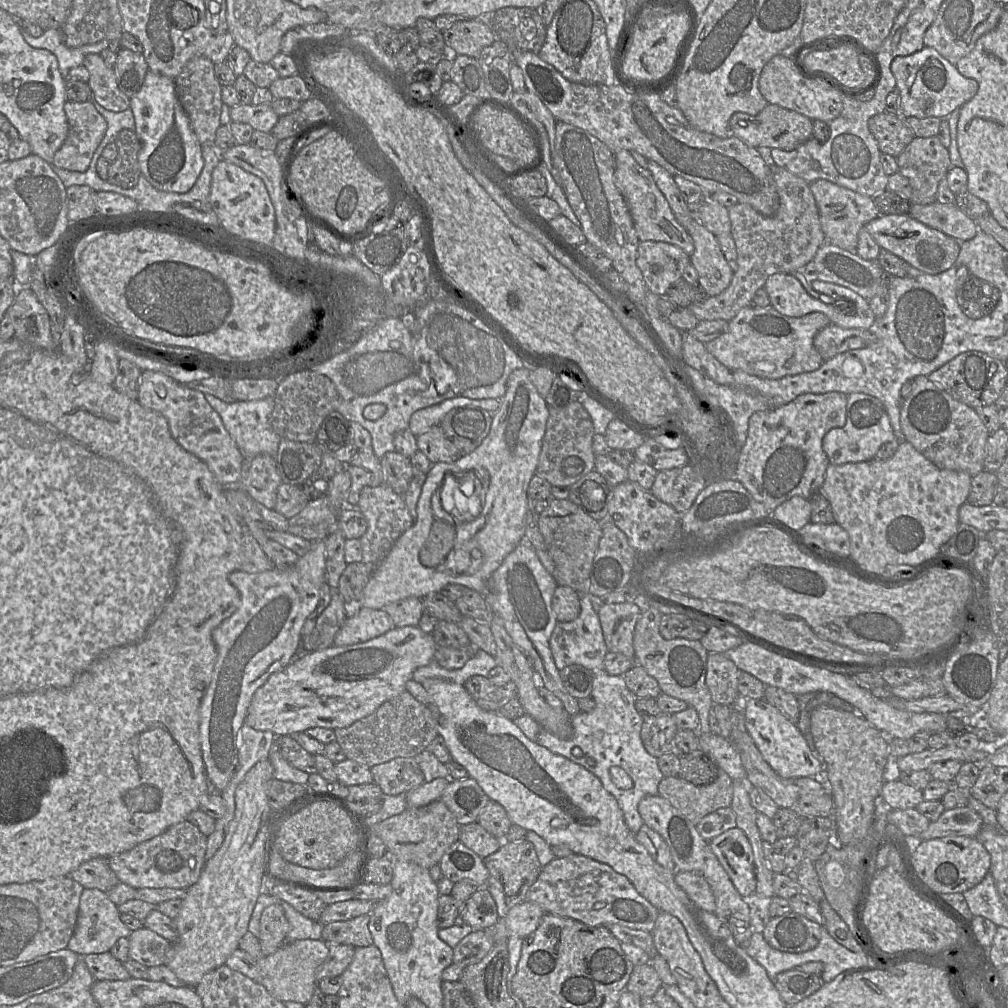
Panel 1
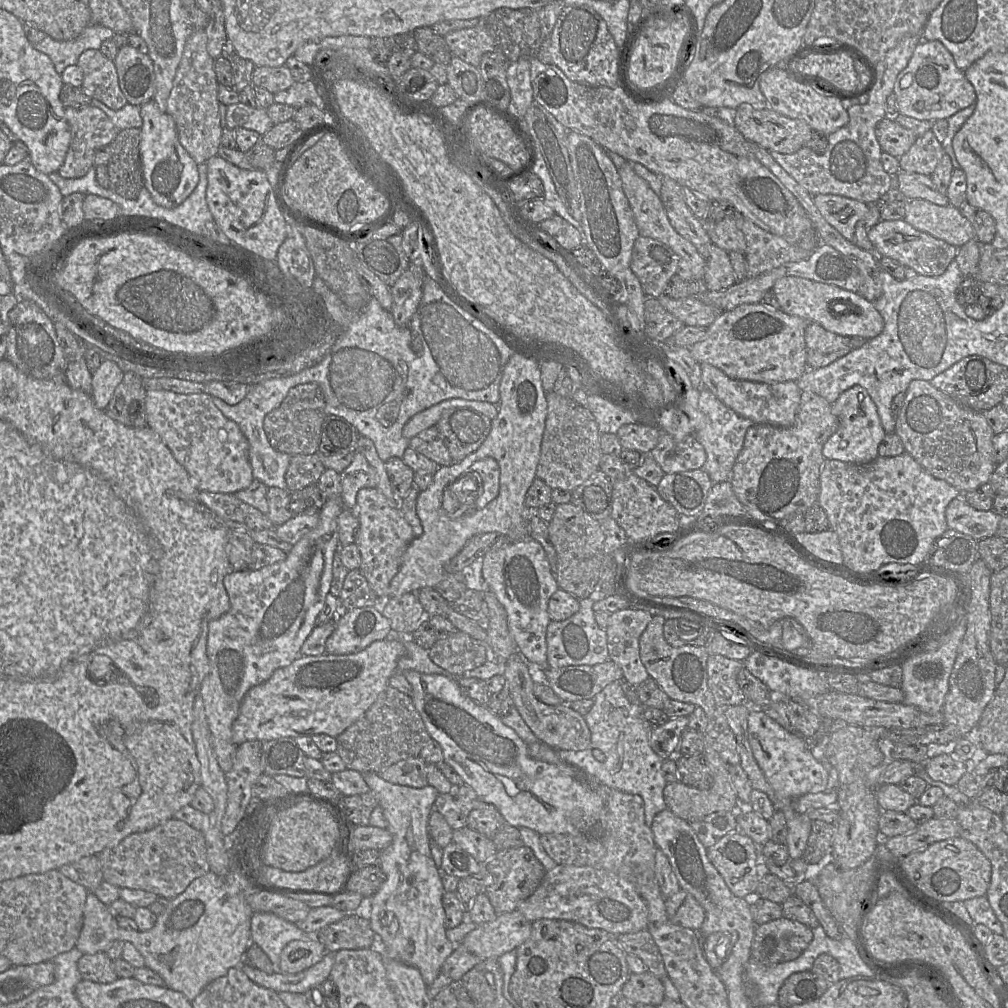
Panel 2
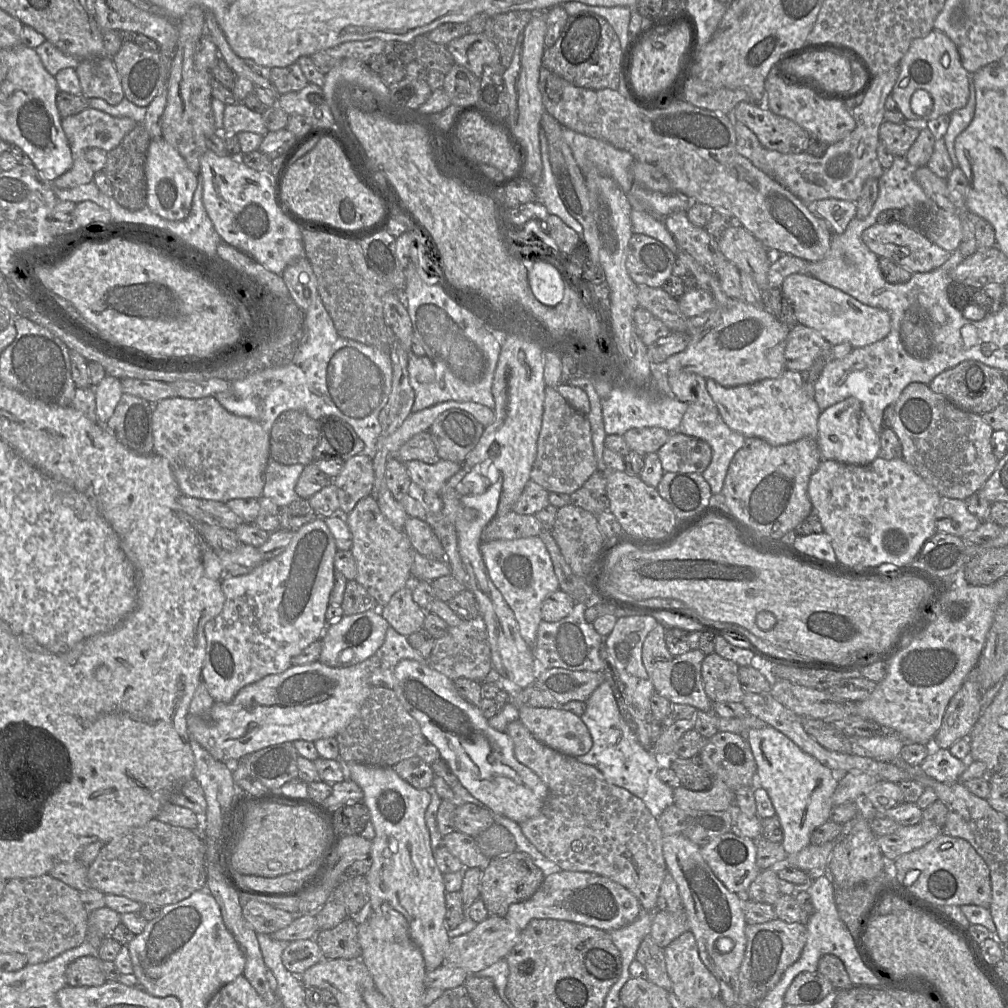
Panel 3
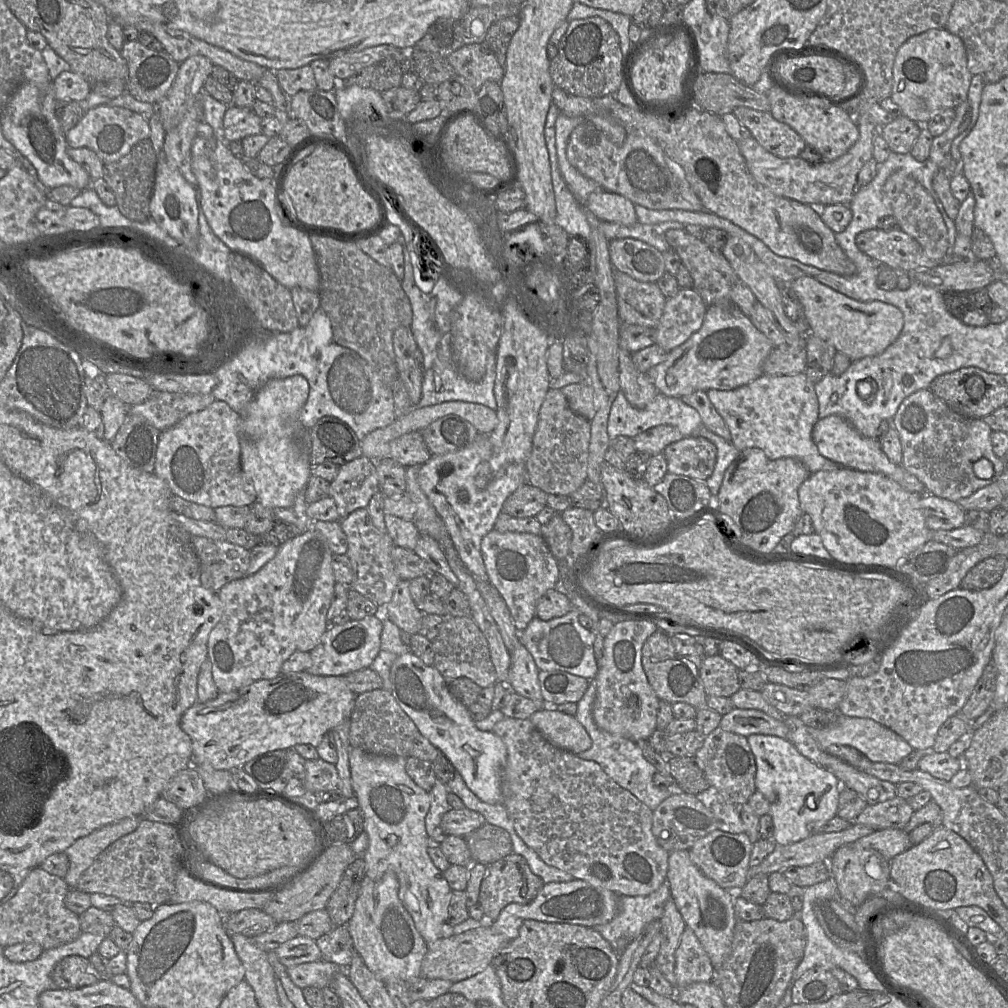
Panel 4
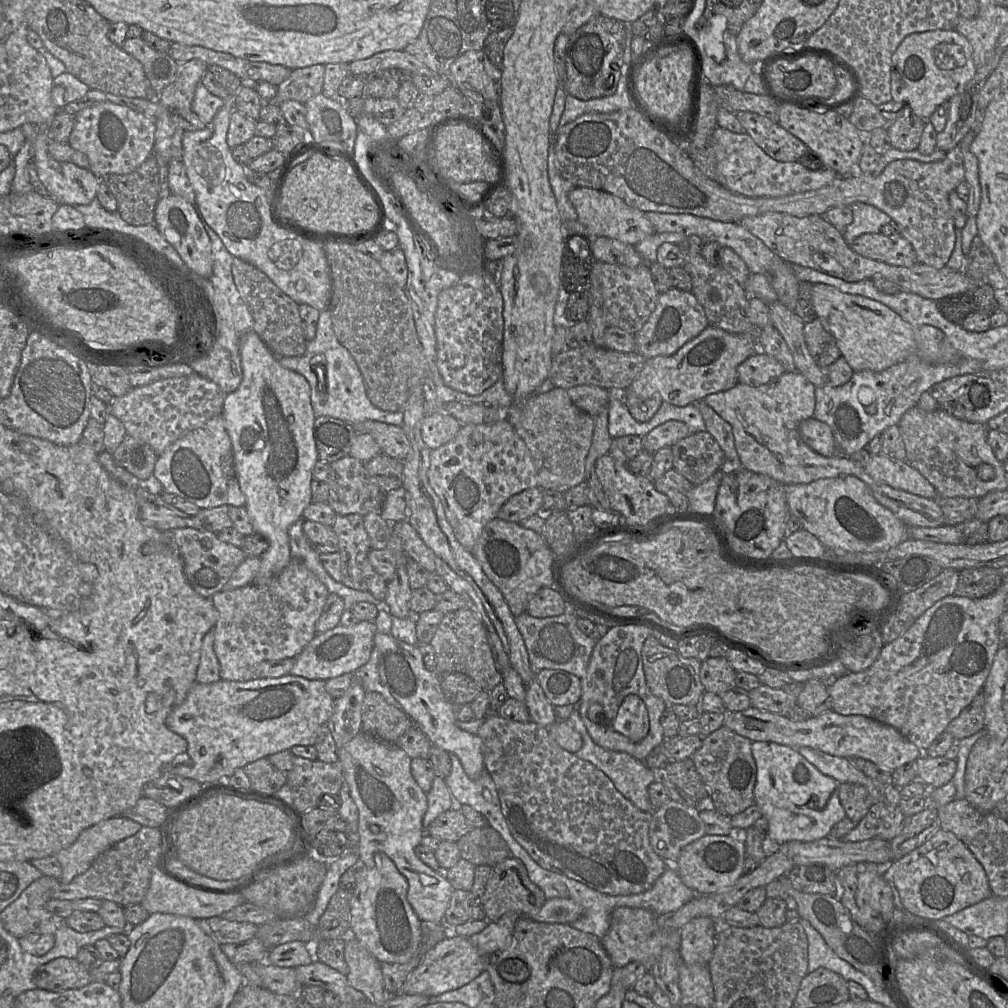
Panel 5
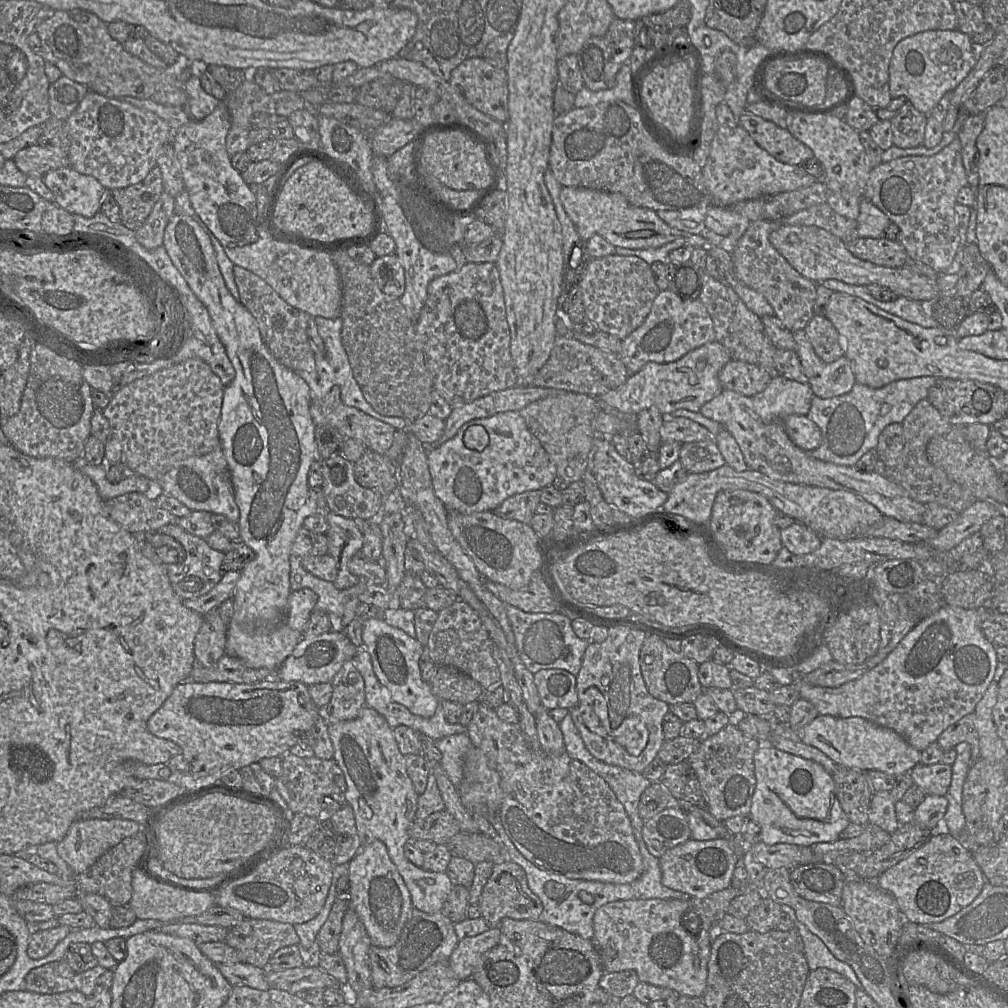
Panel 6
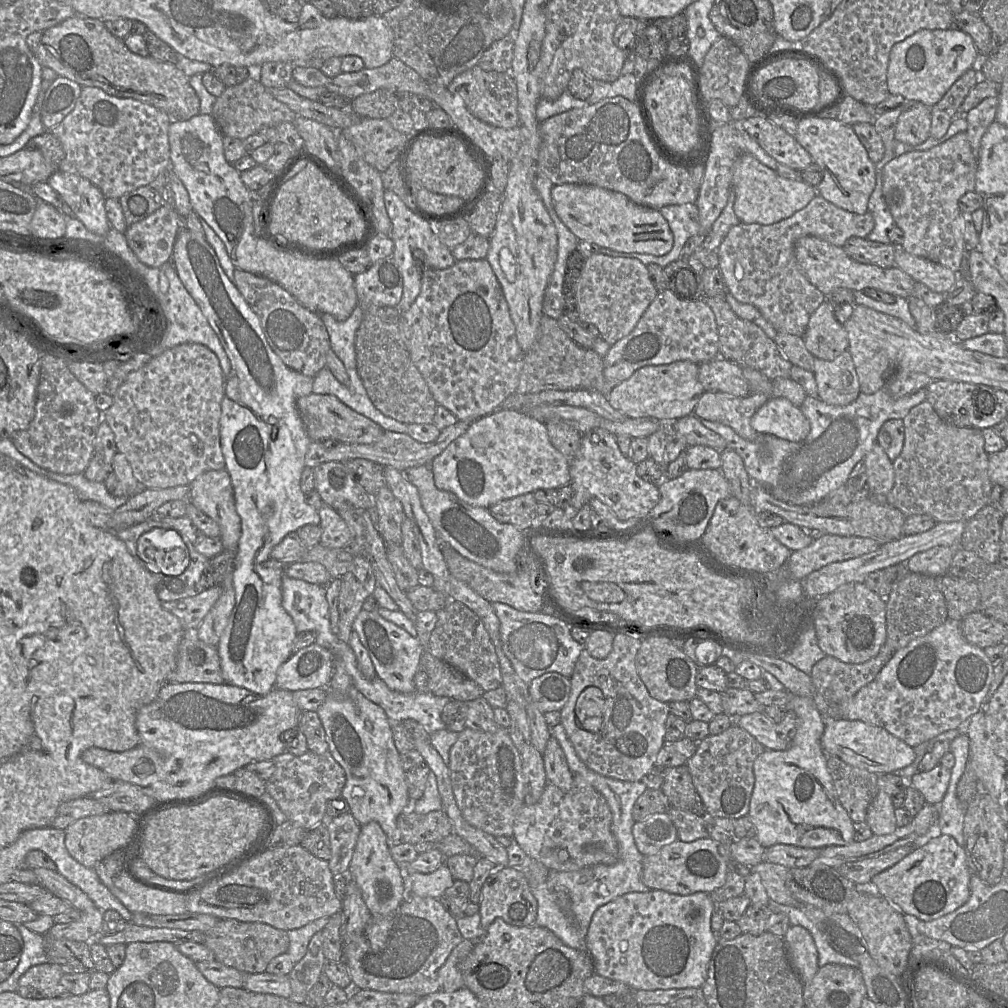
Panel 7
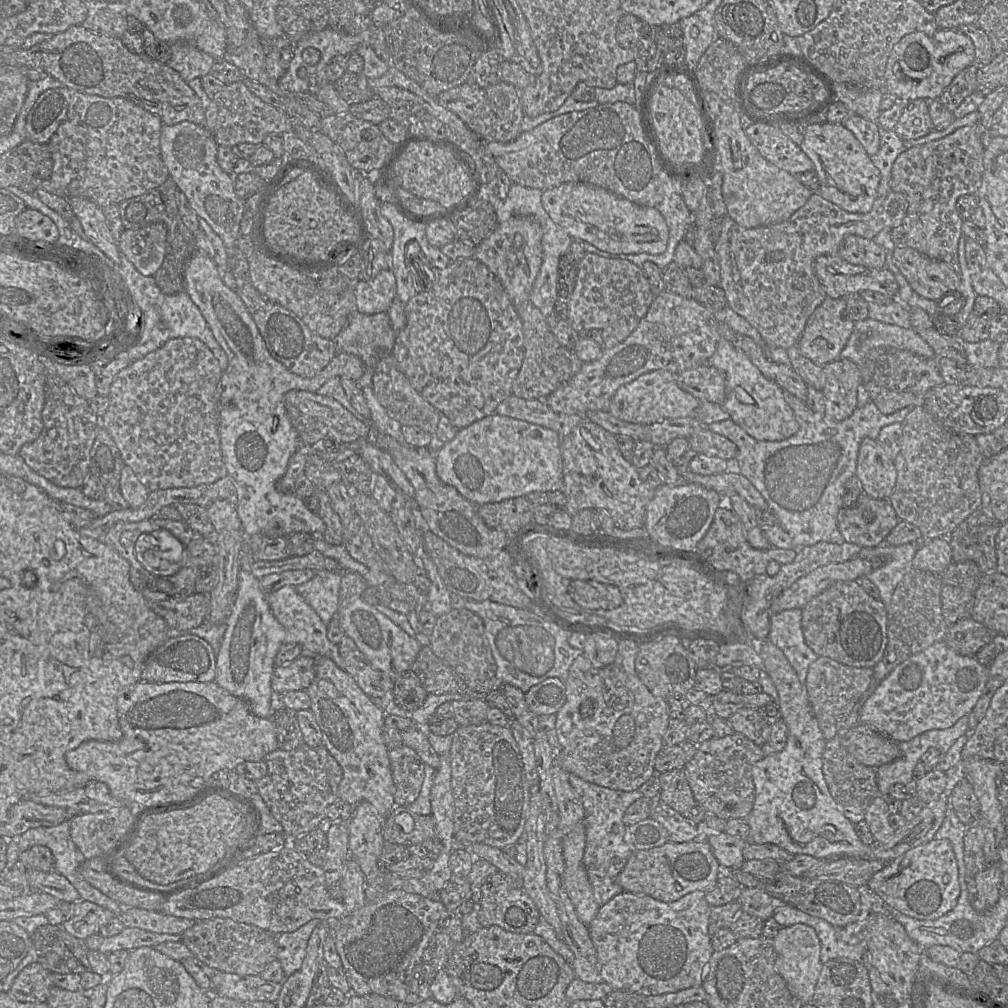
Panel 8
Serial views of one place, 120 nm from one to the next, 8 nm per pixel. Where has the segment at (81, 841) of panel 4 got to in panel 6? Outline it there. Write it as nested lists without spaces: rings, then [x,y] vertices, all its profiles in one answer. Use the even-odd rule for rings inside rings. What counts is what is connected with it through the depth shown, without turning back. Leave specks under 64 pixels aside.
[[[86,819],[75,821],[69,828],[65,837],[57,843],[57,853],[66,862],[75,874],[85,872],[97,859],[110,848],[120,843],[123,839],[136,835],[140,830],[140,825],[127,819]]]

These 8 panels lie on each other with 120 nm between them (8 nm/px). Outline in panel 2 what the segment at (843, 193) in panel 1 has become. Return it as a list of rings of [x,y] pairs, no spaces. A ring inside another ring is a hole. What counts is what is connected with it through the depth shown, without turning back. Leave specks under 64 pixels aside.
[[[833,194],[815,195],[813,201],[824,219],[846,240],[853,242],[855,226],[859,220],[867,215],[869,205],[855,199]]]

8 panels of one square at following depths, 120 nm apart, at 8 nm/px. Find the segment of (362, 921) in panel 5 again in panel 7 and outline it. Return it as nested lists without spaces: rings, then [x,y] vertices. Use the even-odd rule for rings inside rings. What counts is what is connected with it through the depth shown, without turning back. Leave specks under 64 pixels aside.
[[[376,821],[361,826],[347,875],[361,890],[372,916],[385,916],[395,912],[406,896],[402,866],[392,858],[387,836]]]

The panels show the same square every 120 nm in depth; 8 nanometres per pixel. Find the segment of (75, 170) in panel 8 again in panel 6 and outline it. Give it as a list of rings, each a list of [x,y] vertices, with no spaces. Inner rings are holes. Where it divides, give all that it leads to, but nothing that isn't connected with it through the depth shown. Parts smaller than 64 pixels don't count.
[[[91,90],[65,122],[71,139],[69,166],[81,174],[93,176],[106,190],[143,181],[156,166],[163,145],[173,145],[173,129],[162,118]]]

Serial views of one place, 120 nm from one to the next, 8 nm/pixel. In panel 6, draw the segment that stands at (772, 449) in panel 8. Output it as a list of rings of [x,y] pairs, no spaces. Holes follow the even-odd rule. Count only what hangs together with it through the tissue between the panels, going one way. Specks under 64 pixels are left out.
[[[921,376],[893,381],[881,388],[870,388],[866,385],[855,383],[851,391],[832,398],[821,398],[813,395],[811,407],[807,417],[820,428],[822,438],[818,448],[806,451],[808,455],[838,465],[855,466],[859,458],[870,450],[875,450],[882,430],[891,423],[902,423],[915,405],[928,397],[928,390],[939,378]]]

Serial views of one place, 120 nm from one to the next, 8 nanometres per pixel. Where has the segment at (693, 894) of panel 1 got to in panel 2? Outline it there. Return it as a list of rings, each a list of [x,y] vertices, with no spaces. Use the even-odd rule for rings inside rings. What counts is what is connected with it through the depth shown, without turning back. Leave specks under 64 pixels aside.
[[[685,890],[666,899],[666,913],[669,920],[676,925],[698,931],[704,922],[705,911],[697,900]]]

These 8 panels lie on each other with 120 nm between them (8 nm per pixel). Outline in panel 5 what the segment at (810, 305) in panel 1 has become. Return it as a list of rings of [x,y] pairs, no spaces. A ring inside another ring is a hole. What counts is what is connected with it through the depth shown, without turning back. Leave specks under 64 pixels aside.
[[[817,283],[811,288],[811,304],[816,318],[834,337],[841,356],[854,372],[881,372],[911,356],[930,364],[952,364],[960,359],[958,351],[939,328],[914,327],[887,306],[870,298],[846,294],[833,286]]]

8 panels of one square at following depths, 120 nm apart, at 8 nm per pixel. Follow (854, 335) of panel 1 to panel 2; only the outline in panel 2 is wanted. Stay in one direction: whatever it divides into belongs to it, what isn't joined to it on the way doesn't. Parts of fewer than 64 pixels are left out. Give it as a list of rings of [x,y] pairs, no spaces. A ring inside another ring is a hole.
[[[809,323],[805,342],[808,369],[825,367],[852,350],[851,337],[830,332],[818,323]]]

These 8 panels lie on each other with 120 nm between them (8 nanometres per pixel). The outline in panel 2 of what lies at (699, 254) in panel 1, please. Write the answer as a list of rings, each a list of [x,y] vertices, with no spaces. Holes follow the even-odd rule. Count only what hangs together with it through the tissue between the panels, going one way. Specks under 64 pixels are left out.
[[[714,244],[711,245],[709,257],[706,259],[702,282],[709,291],[722,291],[737,283],[729,253]]]

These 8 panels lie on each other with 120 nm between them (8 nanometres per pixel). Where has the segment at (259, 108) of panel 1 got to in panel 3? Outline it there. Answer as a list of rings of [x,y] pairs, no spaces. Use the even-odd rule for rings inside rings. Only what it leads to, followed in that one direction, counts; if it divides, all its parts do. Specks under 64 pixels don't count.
[[[242,102],[226,105],[224,110],[225,134],[238,134],[239,132],[254,132],[262,136],[268,133],[261,113],[249,109]]]

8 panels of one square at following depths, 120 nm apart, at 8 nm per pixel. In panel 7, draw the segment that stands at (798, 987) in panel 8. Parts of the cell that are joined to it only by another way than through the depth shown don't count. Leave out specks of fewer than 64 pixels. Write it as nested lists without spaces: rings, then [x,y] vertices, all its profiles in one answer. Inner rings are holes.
[[[790,926],[784,941],[792,968],[803,984],[811,982],[819,966],[817,948],[810,932],[802,926]]]

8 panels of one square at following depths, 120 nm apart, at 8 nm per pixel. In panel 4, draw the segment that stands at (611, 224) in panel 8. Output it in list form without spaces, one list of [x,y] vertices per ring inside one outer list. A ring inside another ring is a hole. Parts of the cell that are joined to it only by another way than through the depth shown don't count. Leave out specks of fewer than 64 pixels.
[[[602,191],[591,193],[585,209],[600,221],[631,226],[638,222],[634,205],[629,199],[615,193]]]

